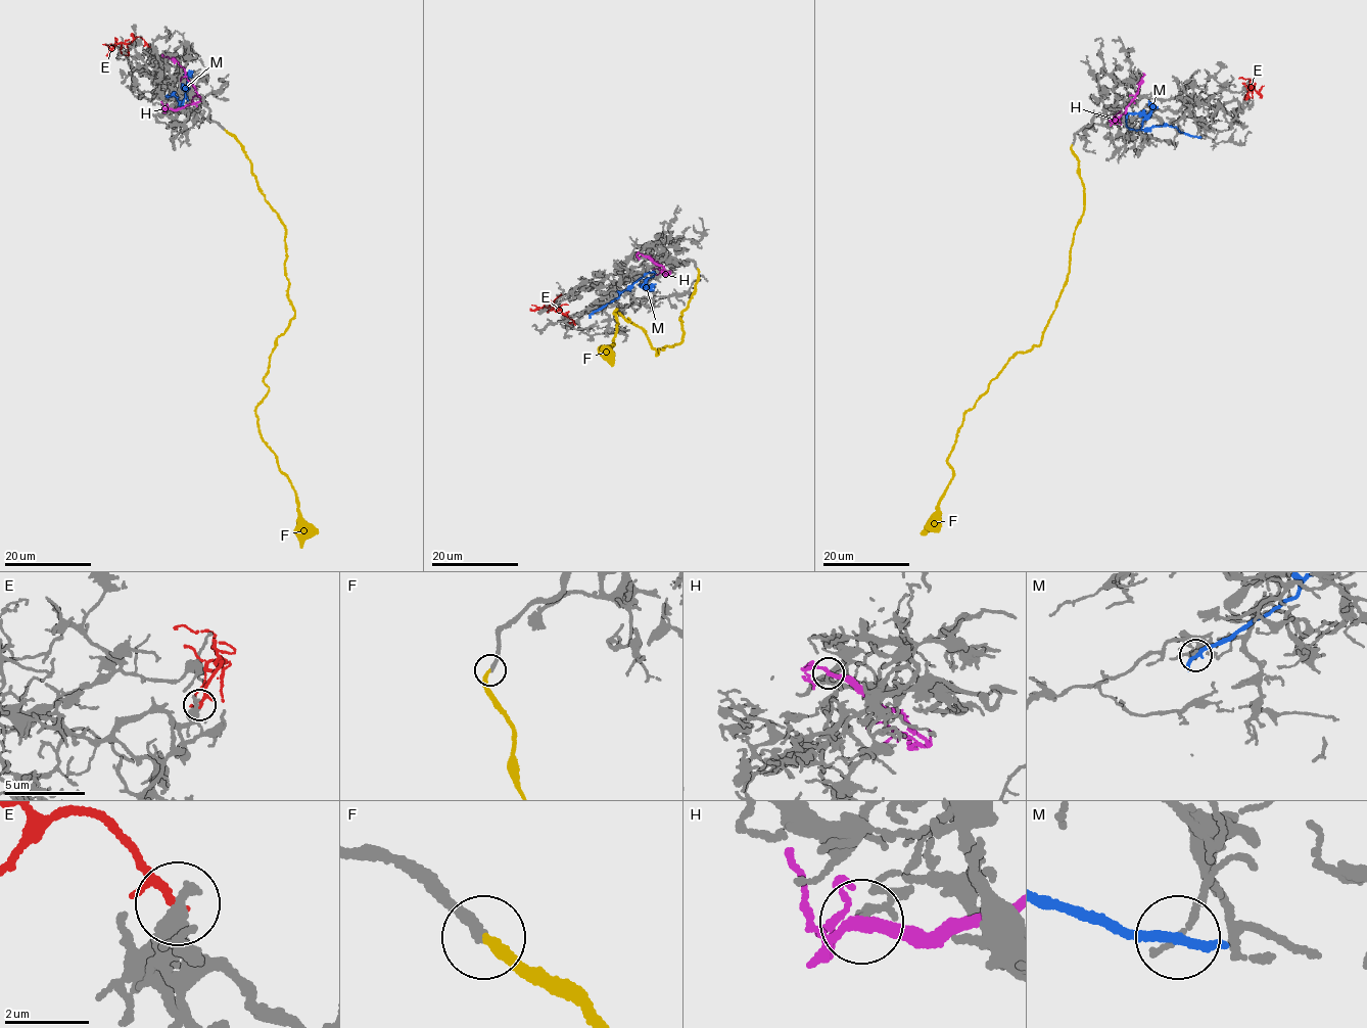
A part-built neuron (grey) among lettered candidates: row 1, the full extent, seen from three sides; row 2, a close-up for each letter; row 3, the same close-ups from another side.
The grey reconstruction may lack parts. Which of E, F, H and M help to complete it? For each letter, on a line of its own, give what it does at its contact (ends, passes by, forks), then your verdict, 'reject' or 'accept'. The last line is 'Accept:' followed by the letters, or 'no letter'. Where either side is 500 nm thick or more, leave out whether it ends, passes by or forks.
E: it passes by; reject
F: it ends there; accept
H: it forks there; reject
M: it ends there; reject
Accept: F

